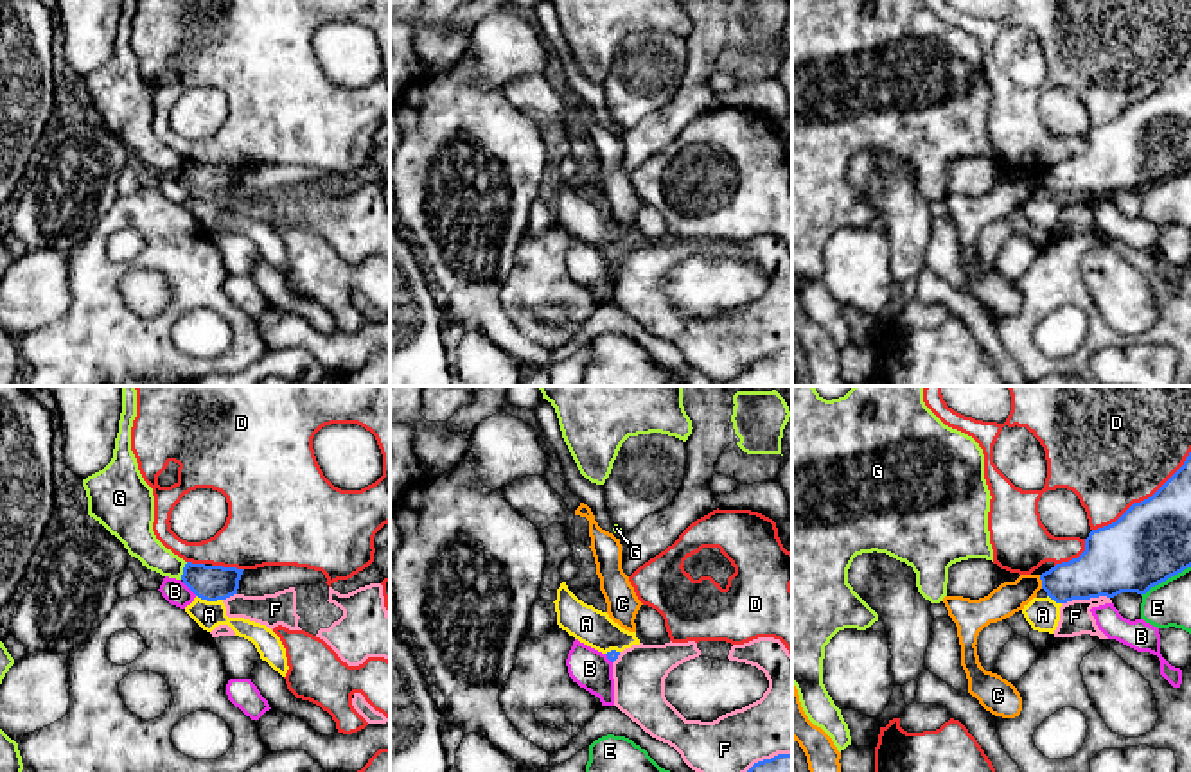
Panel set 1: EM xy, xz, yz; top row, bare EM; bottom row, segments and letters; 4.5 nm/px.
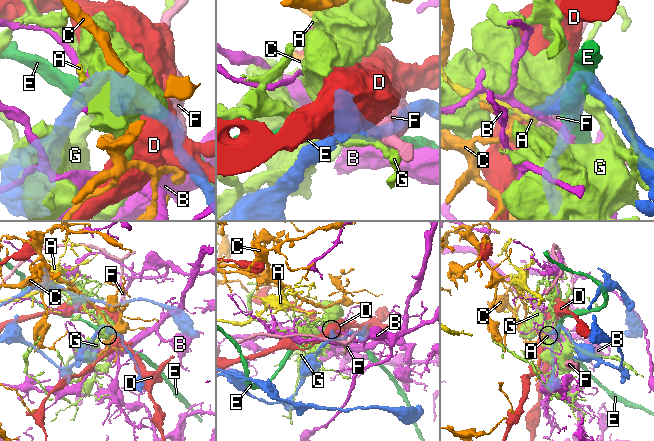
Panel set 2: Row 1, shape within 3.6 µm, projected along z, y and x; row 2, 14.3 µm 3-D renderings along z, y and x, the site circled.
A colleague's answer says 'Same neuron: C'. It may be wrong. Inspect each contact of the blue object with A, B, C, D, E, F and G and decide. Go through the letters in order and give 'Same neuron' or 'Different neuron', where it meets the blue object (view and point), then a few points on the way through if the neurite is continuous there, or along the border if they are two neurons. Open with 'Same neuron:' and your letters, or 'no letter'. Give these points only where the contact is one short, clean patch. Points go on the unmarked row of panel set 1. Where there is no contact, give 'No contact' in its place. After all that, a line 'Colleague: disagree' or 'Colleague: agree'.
Same neuron: no letter
A: Different neuron. Touches blue at xy (209, 198). Boundary: xy (196, 192), (207, 198), (221, 198)
B: Different neuron. Touches blue at xy (189, 185). Boundary: xy (182, 180), (196, 192)
C: Different neuron. Touches blue at yz (1042, 180). Boundary: yz (1039, 173), (1042, 185)
D: Different neuron. Touches blue at yz (1145, 97)
E: Different neuron. Touches blue at yz (1164, 178). Boundary: yz (1190, 164), (1141, 192)
F: Different neuron. Touches blue at yz (1085, 196)
G: Different neuron. Touches blue at xy (184, 169)
Colleague: disagree

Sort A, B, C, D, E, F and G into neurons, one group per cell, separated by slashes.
A / B / C / D / E / F / G

